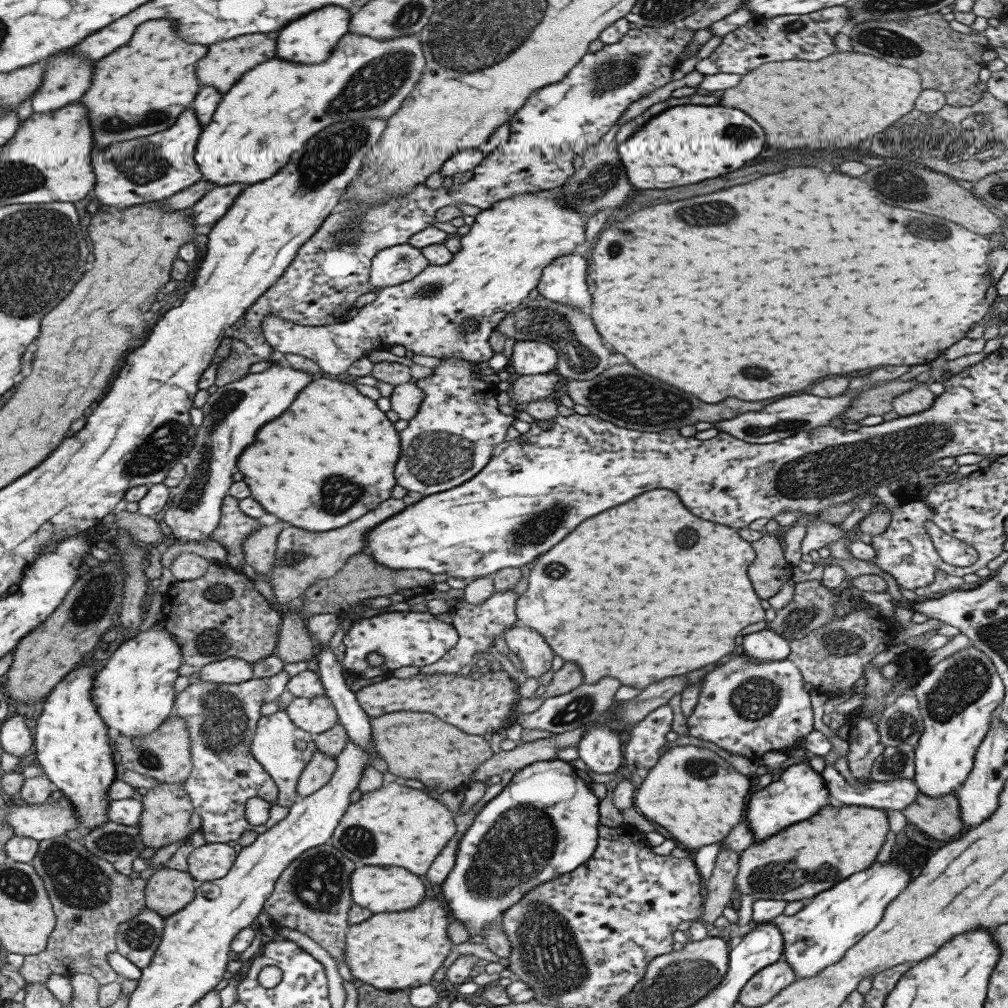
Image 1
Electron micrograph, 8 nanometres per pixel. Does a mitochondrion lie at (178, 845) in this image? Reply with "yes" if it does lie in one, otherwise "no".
no

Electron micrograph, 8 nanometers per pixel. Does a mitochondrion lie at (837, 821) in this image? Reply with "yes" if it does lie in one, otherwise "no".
no

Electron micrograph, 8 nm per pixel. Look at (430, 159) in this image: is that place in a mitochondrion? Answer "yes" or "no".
no

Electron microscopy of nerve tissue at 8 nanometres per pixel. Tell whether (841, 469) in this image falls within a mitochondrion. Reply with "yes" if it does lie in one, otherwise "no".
yes

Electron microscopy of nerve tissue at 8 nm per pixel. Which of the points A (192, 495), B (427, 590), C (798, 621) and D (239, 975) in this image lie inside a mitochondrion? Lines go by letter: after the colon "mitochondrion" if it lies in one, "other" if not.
A: mitochondrion
B: other
C: mitochondrion
D: other

